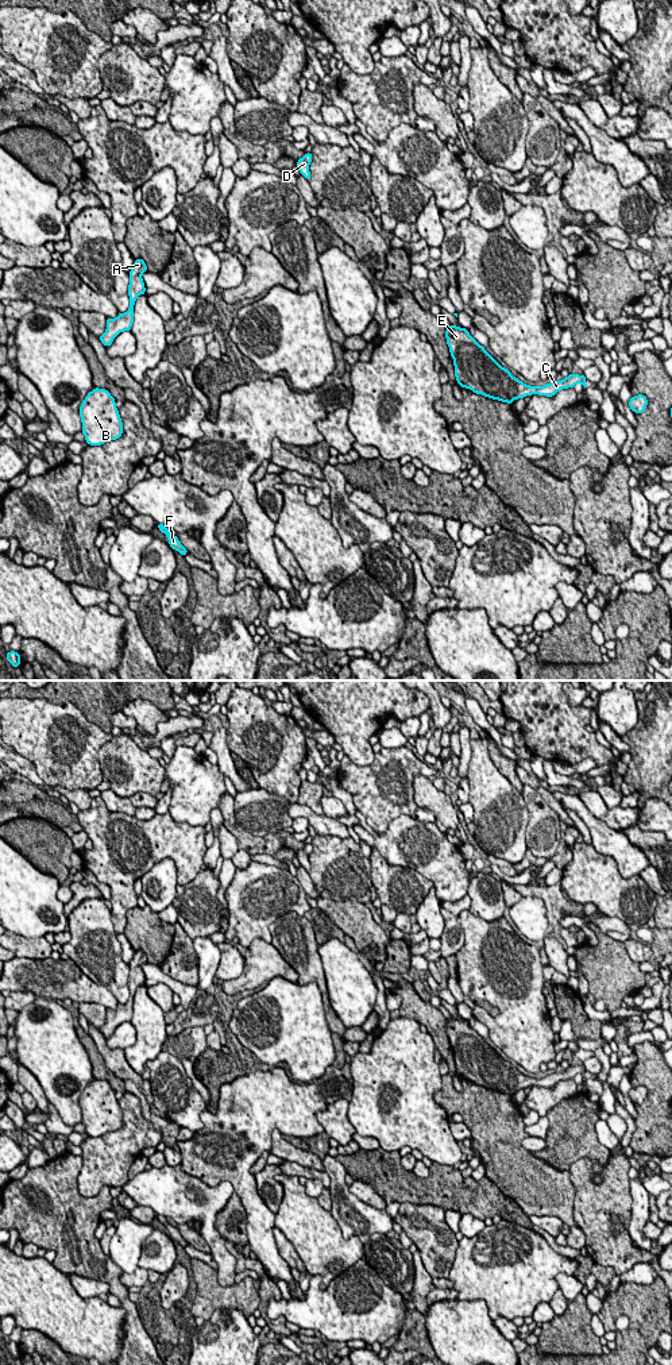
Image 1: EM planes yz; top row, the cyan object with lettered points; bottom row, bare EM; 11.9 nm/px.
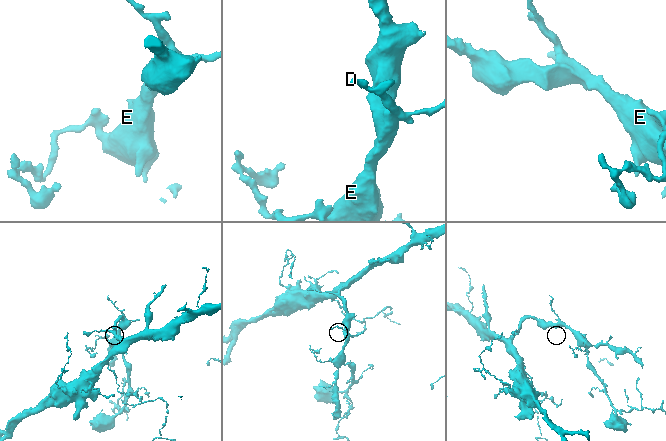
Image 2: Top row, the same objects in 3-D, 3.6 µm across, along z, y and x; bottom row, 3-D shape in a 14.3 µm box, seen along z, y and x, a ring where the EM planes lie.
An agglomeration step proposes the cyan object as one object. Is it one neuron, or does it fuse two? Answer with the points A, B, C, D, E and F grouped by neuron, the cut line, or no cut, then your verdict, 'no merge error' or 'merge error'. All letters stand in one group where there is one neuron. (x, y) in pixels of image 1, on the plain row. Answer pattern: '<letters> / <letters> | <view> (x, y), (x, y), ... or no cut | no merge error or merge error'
A B C D E F | no cut | no merge error

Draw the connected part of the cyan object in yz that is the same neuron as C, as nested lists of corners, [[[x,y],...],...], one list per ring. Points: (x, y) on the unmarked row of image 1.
[[[451,1015],[445,1022],[447,1036],[455,1057],[455,1068],[461,1079],[476,1086],[507,1094],[526,1087],[538,1086],[553,1088],[561,1080],[582,1075],[587,1079],[587,1069],[568,1065],[563,1072],[553,1072],[545,1077],[529,1077],[514,1069],[510,1061],[503,1060],[470,1025],[467,1019]]]

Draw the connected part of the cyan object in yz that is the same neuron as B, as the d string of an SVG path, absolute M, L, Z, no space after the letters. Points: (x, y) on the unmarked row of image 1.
M94 1079L89 1083L78 1103L81 1123L89 1137L101 1137L123 1126L123 1114L115 1090L107 1080Z

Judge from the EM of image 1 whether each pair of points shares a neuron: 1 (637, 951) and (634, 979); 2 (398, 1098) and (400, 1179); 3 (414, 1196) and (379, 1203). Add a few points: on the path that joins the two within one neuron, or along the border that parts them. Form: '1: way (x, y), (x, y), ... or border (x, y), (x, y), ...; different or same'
1: border (622, 943), (626, 953), (638, 964); different
2: border (381, 1146), (397, 1152); different
3: border (360, 1182), (366, 1182), (387, 1203); different

